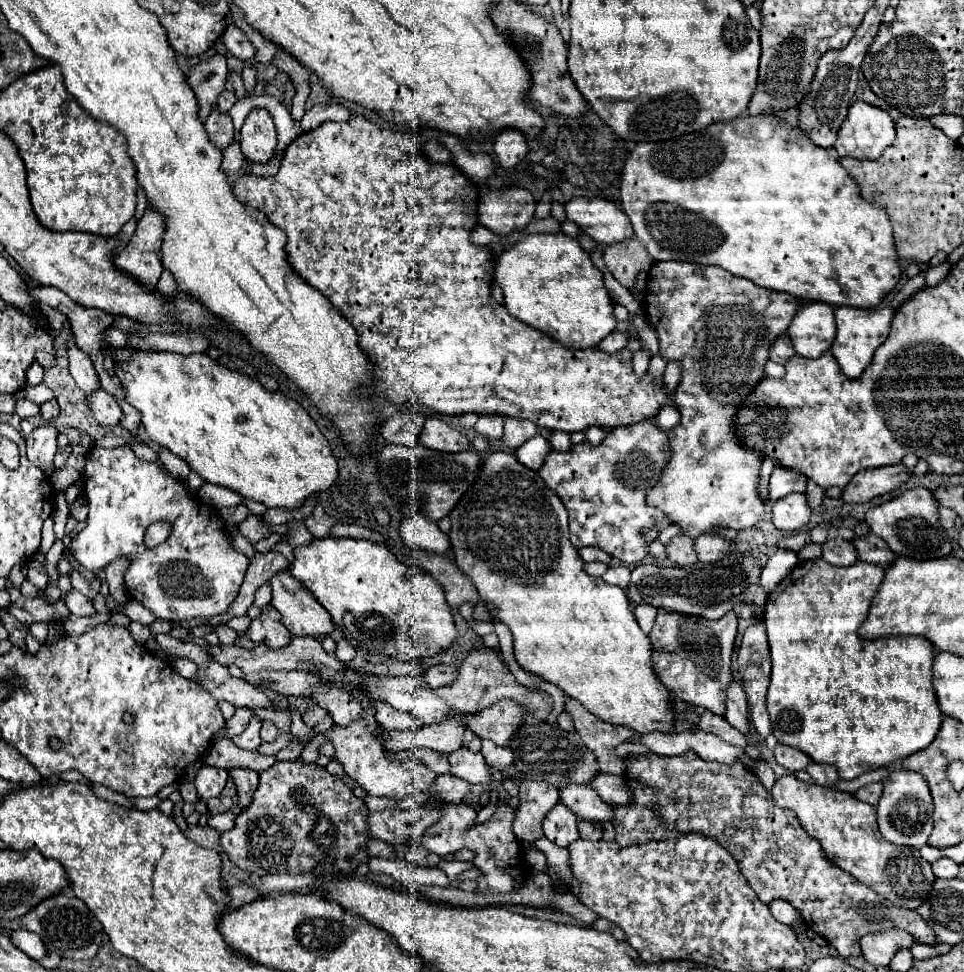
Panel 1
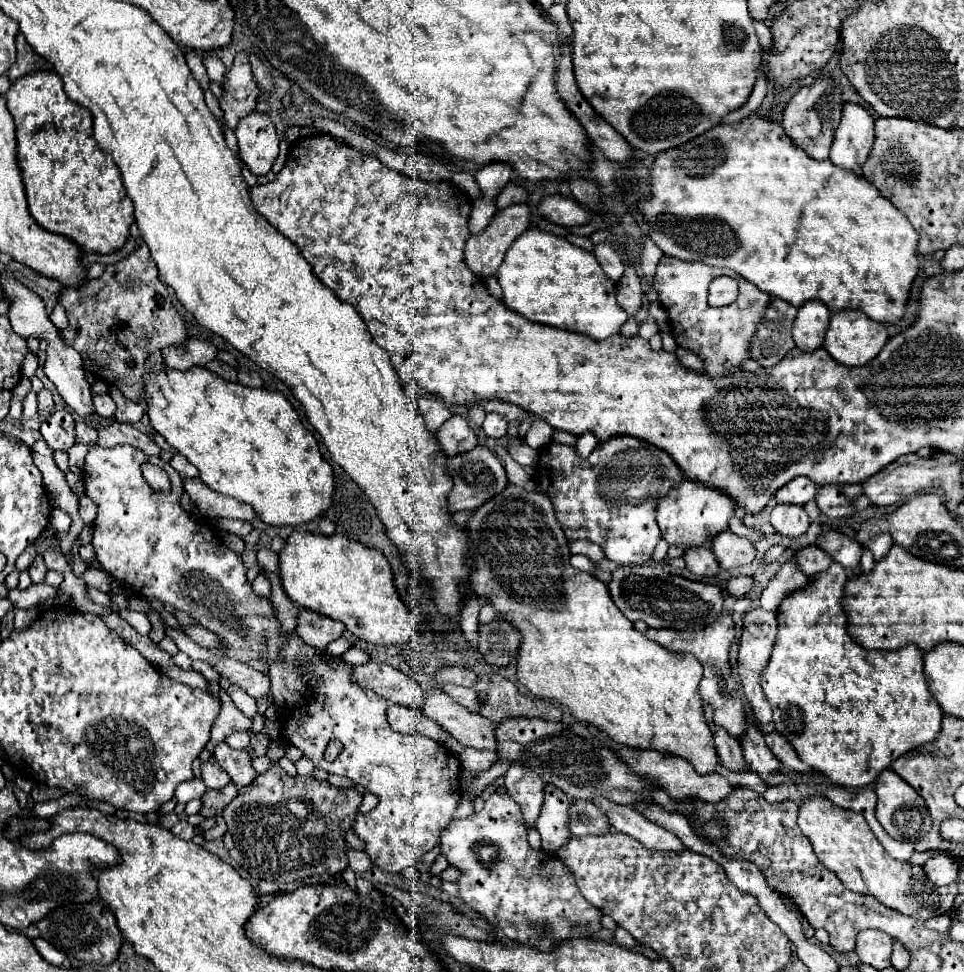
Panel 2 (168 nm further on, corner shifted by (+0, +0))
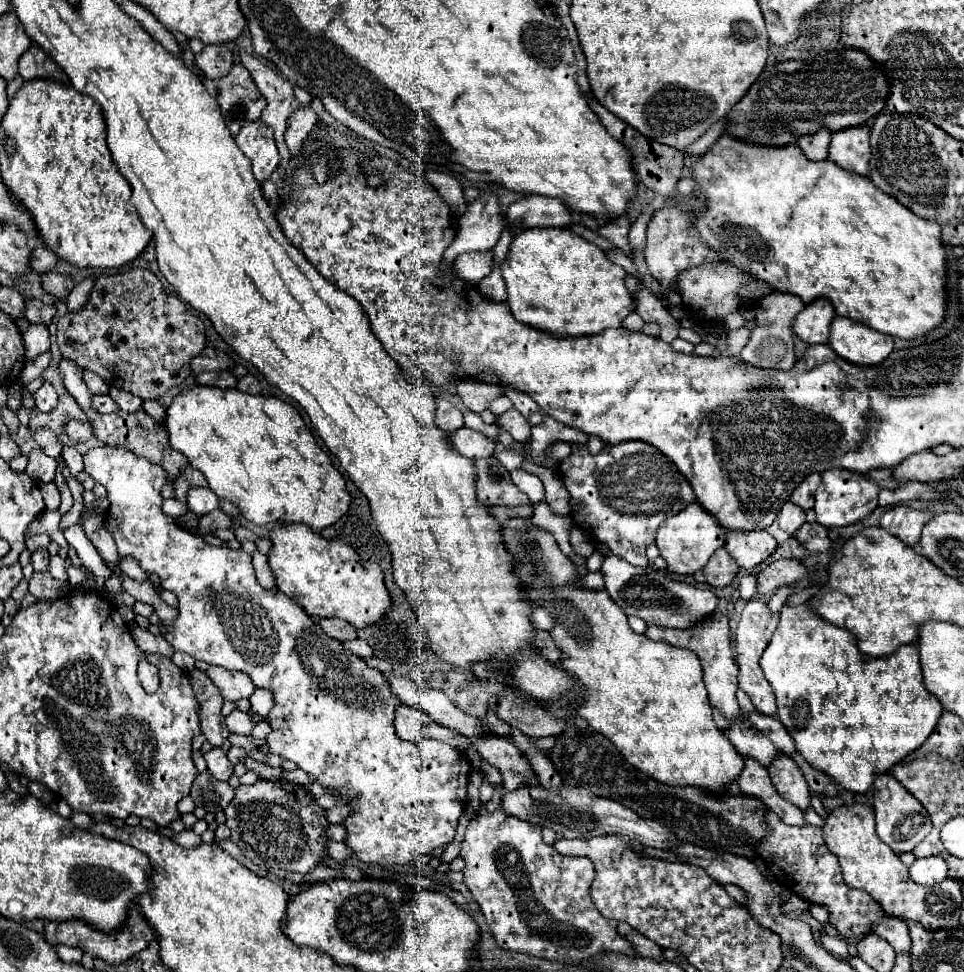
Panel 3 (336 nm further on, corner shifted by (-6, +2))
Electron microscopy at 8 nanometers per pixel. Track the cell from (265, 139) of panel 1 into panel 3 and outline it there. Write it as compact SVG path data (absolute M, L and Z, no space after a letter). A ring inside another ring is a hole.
M249 121L241 127L235 141L241 151L247 153L247 157L251 159L255 179L259 183L269 179L269 175L279 165L279 153L271 127L267 127L263 121Z

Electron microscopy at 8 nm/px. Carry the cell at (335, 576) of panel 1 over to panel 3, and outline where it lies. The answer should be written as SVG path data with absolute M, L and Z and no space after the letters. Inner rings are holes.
M281 525L271 531L273 551L269 555L269 567L275 573L277 587L301 605L311 617L339 617L351 623L355 629L365 629L383 619L391 607L391 595L383 583L383 569L377 561L363 561L347 543L339 539L325 539L305 525Z

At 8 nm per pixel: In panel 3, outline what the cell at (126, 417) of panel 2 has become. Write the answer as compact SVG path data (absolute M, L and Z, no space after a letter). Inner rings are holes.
M111 387L111 389L109 389L109 395L117 401L117 405L119 405L121 411L133 413L133 411L141 411L141 409L143 409L143 399L135 397L135 395L131 395L131 393L125 393L125 391L117 389L117 387Z

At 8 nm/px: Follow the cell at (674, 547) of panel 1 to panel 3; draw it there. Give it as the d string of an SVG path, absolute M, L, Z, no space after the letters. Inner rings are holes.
M721 547L717 549L709 563L703 567L703 575L705 575L705 581L709 585L715 585L715 587L723 587L723 585L729 585L733 579L735 579L735 573L739 571L737 563L731 559L731 555L727 555L727 551Z

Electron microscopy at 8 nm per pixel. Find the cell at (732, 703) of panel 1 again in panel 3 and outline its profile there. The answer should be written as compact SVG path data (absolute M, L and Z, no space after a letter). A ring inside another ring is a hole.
M779 753L775 757L775 763L769 763L767 771L769 771L773 787L777 789L777 793L785 801L797 805L799 809L807 809L809 807L807 781L805 781L801 769L797 767L797 763L791 757Z

